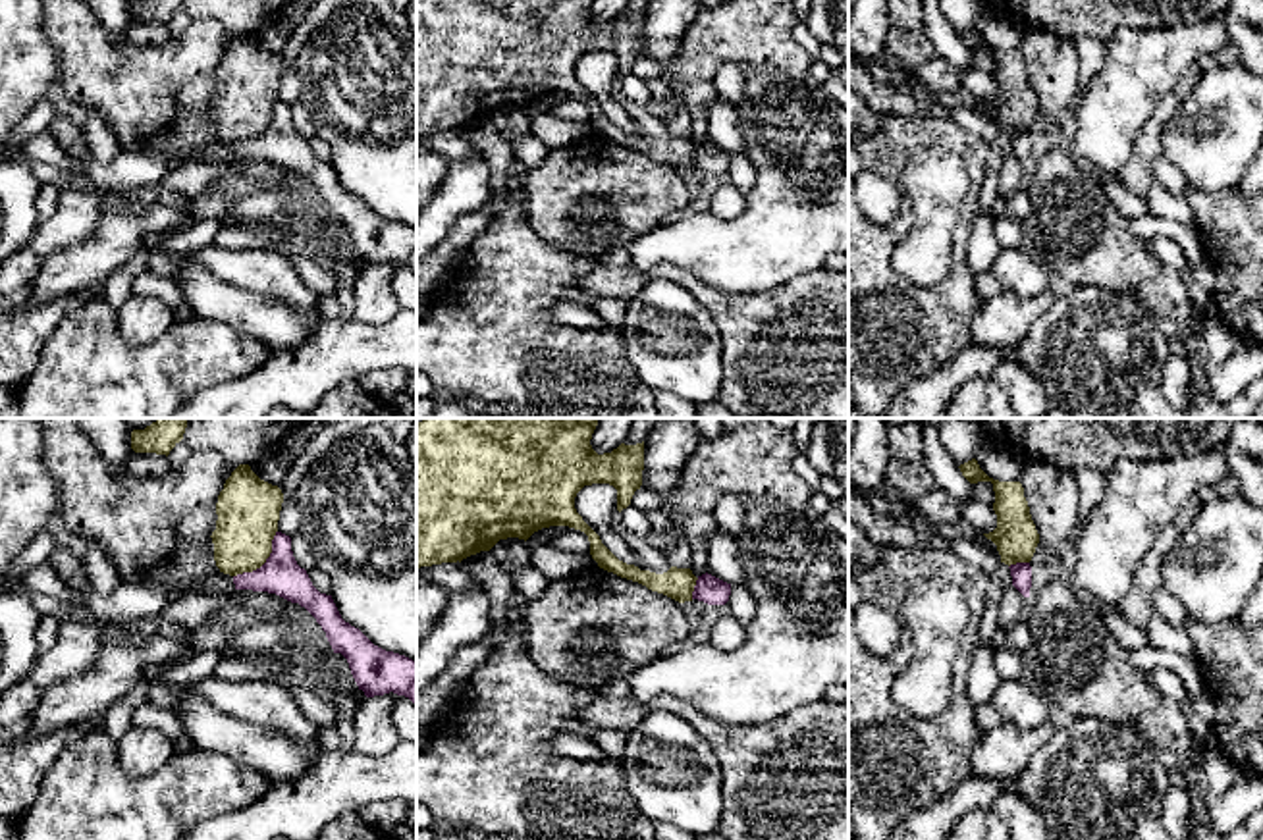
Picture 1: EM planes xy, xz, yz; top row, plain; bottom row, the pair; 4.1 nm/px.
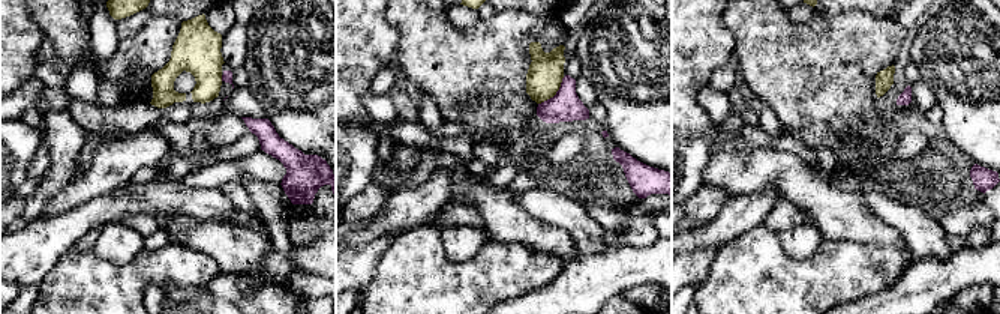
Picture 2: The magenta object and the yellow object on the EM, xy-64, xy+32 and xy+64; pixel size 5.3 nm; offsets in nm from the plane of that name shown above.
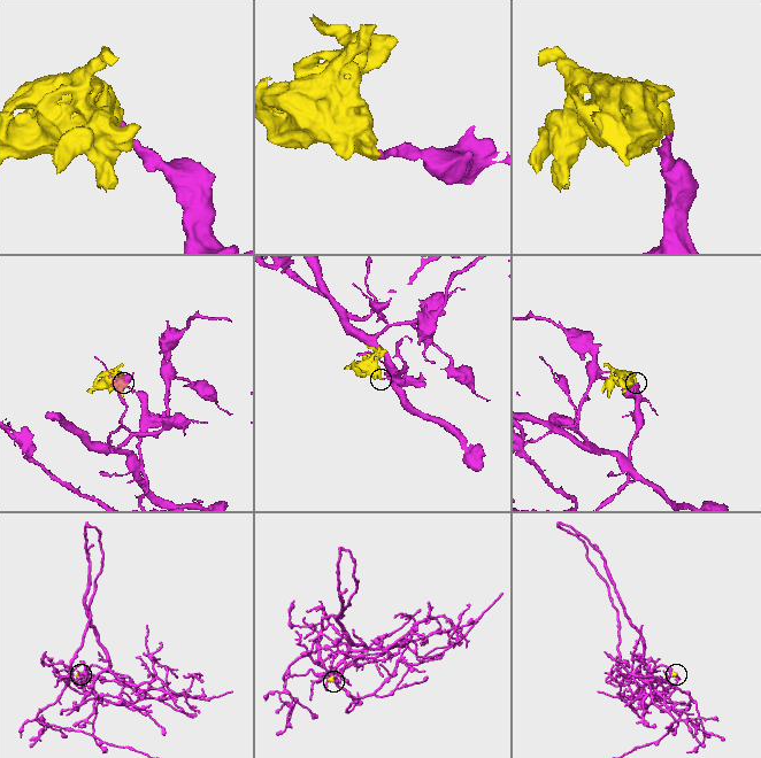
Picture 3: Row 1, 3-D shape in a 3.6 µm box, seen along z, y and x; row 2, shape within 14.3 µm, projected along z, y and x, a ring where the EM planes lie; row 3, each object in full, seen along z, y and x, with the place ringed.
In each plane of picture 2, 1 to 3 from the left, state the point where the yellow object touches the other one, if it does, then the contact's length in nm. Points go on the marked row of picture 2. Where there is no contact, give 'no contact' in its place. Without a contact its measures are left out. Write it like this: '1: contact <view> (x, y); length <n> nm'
1: contact xy-64 (222, 78); length 30 nm
2: contact xy+32 (556, 93); length 200 nm
3: no contact

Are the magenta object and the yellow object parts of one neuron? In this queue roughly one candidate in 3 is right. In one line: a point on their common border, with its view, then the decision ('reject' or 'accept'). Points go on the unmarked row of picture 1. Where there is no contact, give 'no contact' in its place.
meets magenta in xy at (267, 130); reject

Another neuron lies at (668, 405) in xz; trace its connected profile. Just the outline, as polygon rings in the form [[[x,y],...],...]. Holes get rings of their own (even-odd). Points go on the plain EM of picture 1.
[[[656,391],[656,412],[658,418],[698,418],[696,405],[665,391]]]

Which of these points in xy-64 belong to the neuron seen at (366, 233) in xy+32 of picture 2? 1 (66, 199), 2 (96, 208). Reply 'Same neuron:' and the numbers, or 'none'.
Same neuron: 1

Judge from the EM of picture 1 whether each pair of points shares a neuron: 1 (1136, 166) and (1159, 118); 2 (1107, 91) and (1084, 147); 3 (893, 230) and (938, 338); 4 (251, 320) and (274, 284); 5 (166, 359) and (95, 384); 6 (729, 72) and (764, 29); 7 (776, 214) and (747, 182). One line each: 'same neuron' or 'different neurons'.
1: same neuron
2: same neuron
3: same neuron
4: different neurons
5: same neuron
6: different neurons
7: different neurons

